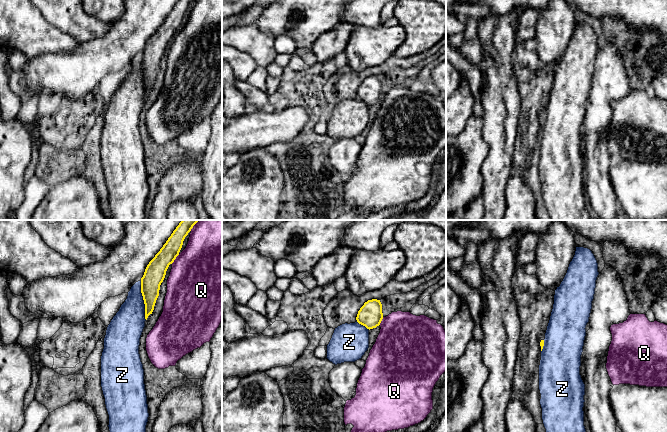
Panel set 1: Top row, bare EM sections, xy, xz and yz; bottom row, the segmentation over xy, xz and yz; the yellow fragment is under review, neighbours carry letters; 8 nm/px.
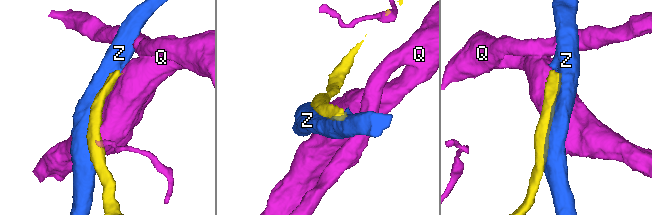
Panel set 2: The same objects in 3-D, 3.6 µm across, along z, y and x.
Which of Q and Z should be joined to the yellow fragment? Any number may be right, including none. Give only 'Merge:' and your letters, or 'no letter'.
Merge: Z

